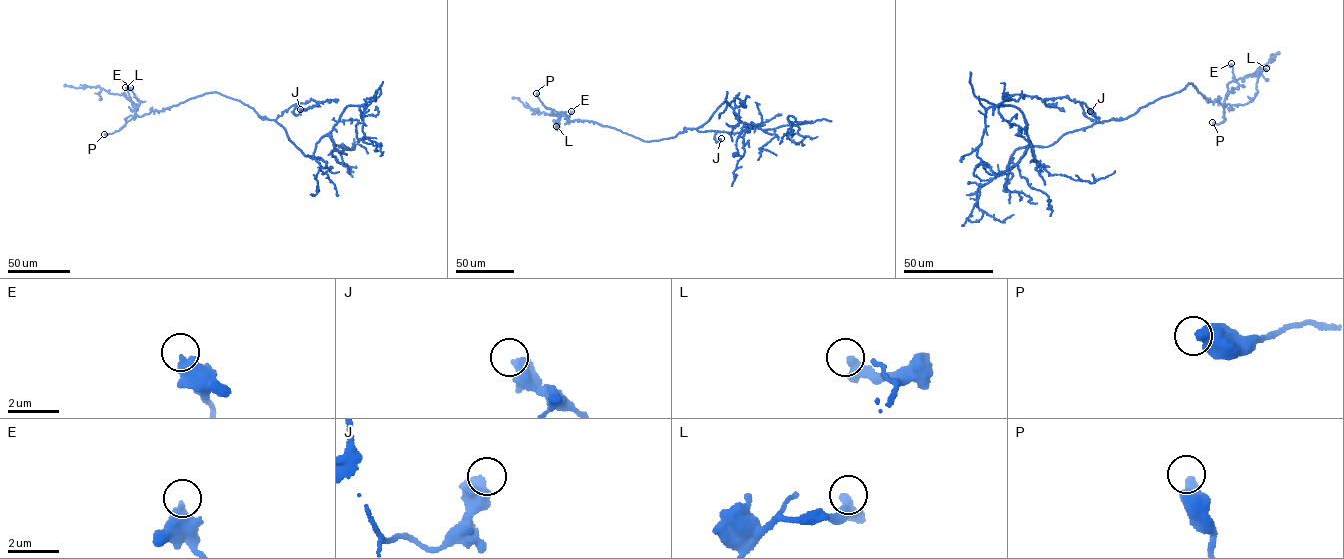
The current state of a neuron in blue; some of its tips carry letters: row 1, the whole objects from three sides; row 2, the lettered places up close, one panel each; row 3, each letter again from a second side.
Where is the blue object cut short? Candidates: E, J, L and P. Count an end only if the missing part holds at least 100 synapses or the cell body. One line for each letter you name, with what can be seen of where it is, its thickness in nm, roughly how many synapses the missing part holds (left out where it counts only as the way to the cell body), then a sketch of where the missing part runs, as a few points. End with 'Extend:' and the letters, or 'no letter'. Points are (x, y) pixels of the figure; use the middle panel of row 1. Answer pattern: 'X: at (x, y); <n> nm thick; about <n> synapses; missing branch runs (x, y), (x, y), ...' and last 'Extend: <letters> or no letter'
Extend: no letter

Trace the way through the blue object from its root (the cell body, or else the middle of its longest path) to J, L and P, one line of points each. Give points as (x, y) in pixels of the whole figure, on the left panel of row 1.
J: (263, 117), (274, 120), (294, 104), (294, 114), (298, 114), (300, 109)
L: (263, 117), (239, 100), (214, 92), (163, 111), (151, 110), (138, 116), (135, 113), (137, 108), (125, 87)
P: (263, 117), (239, 100), (214, 92), (163, 111), (135, 115), (118, 131), (104, 134)

